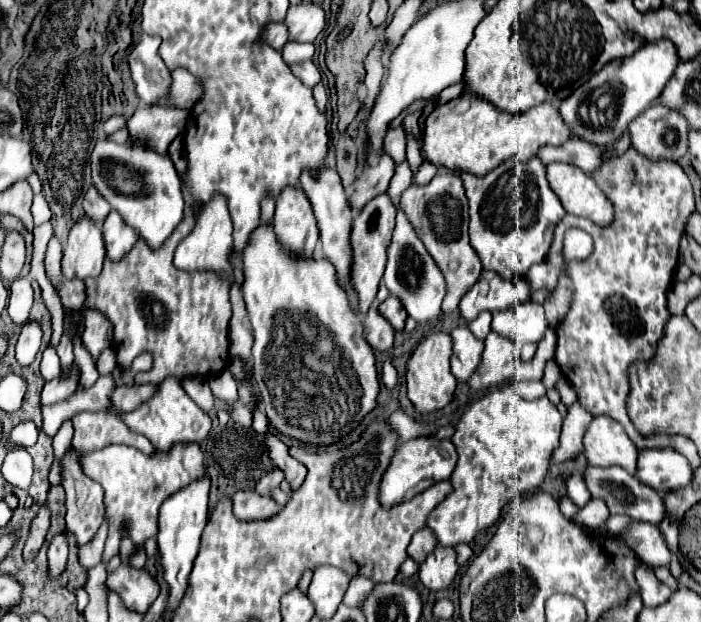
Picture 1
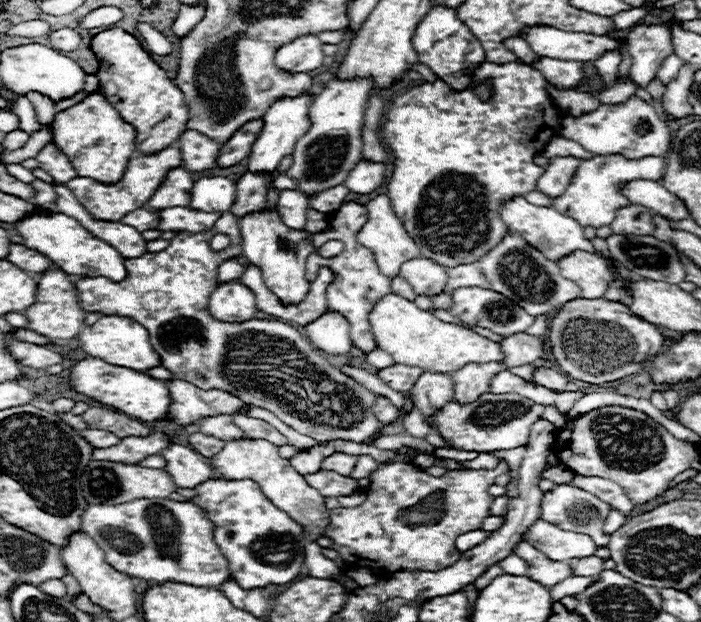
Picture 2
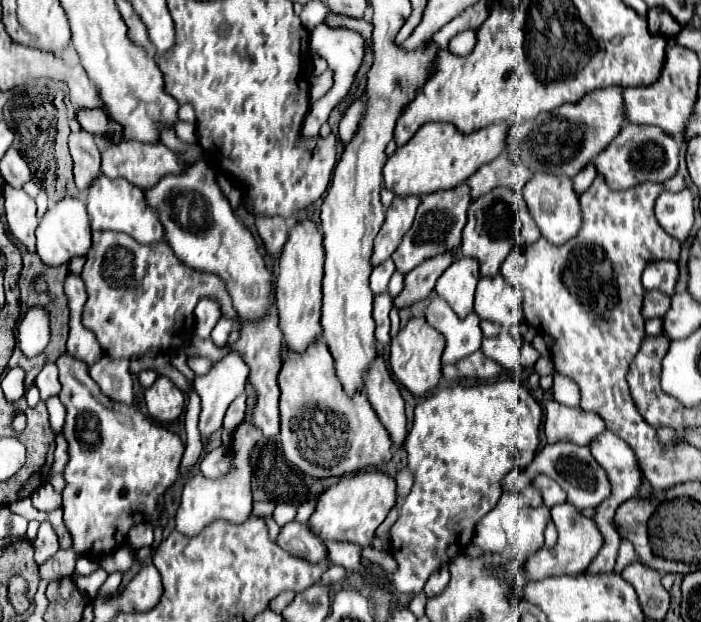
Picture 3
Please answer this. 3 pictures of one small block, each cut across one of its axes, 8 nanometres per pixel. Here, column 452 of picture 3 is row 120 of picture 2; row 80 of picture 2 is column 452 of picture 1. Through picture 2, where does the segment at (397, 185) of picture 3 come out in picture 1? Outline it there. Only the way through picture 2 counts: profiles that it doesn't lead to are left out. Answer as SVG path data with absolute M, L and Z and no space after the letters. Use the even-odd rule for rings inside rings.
M470 96L470 108L464 114L454 114L450 104L436 106L428 114L424 122L420 154L424 162L436 168L484 176L512 156L516 156L520 162L528 162L536 156L538 148L560 146L570 138L572 134L568 134L568 126L560 122L558 108L550 102L514 116L498 110L490 102L482 102L482 98L478 96Z

